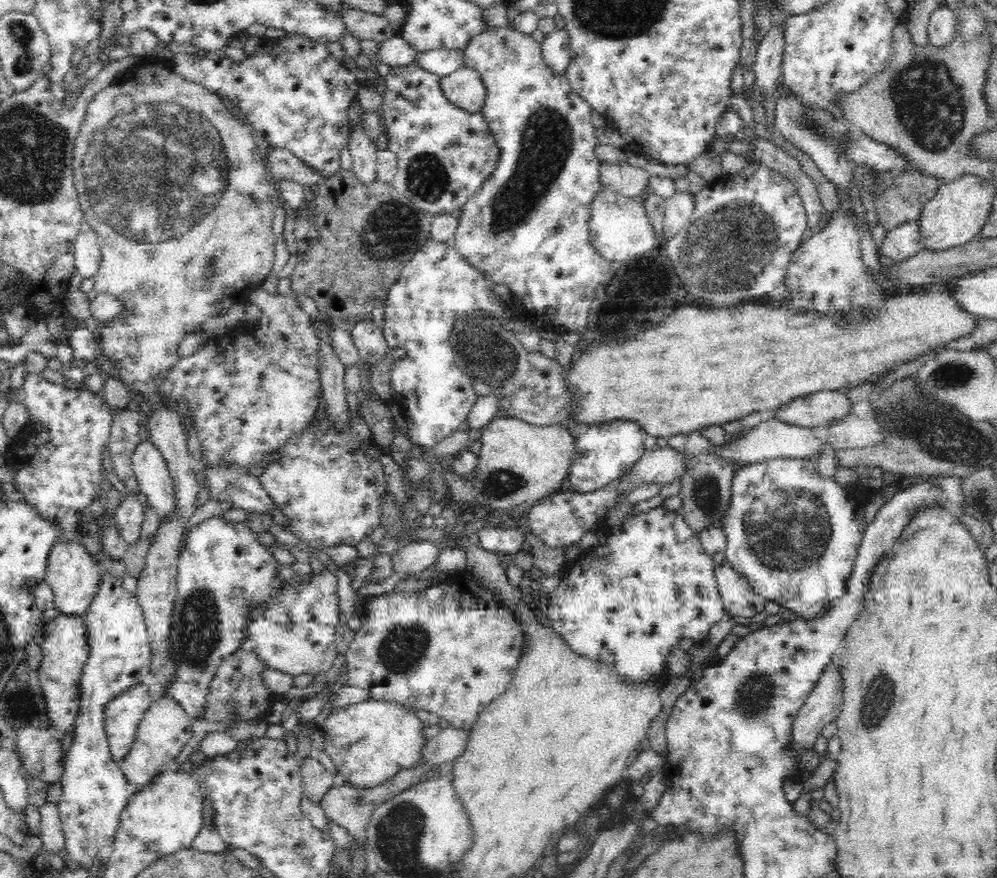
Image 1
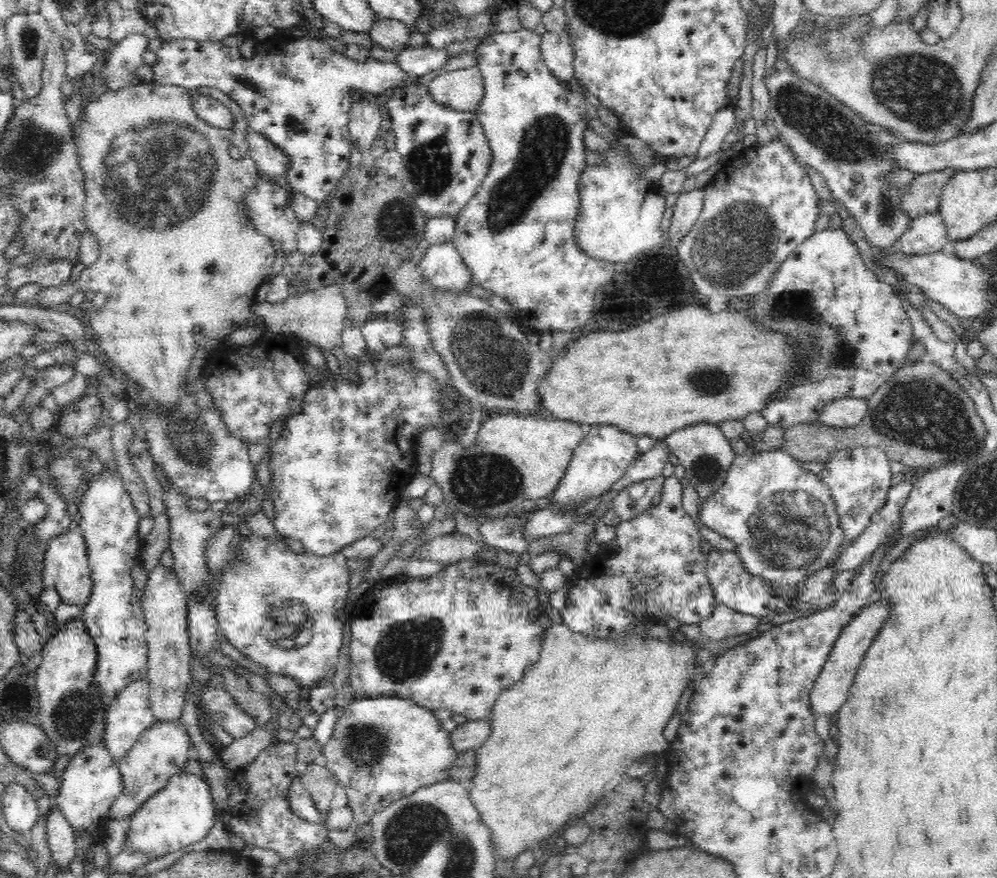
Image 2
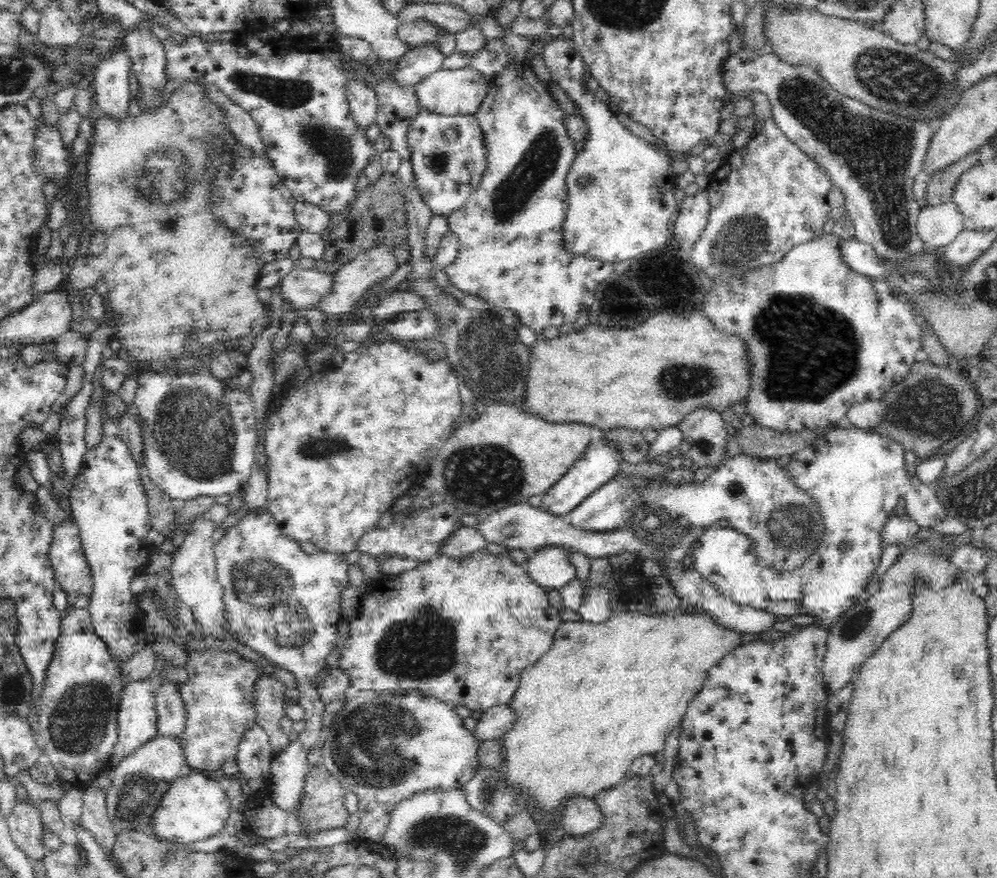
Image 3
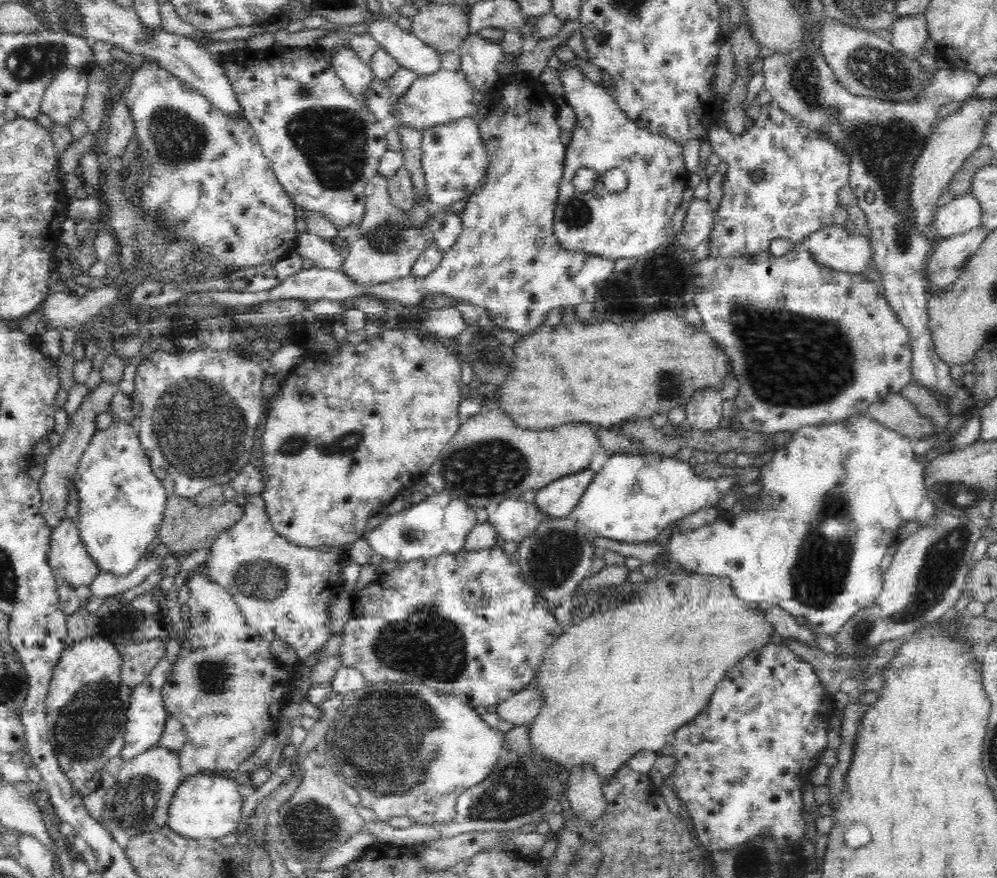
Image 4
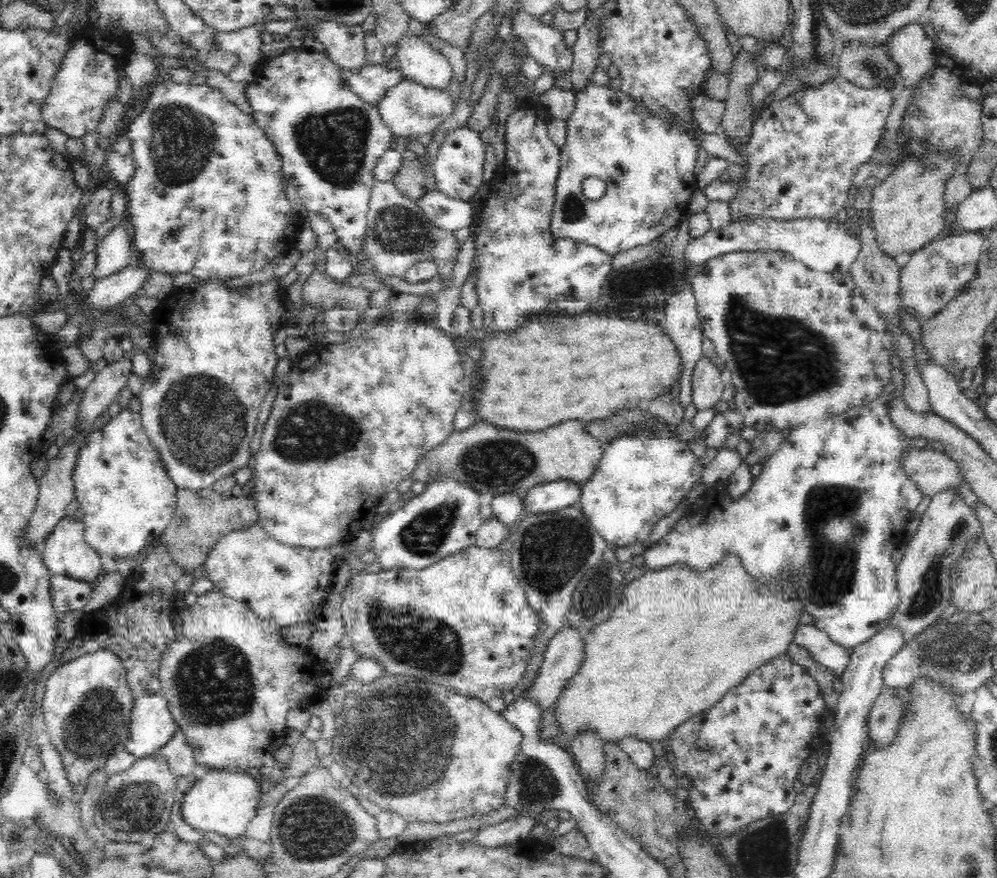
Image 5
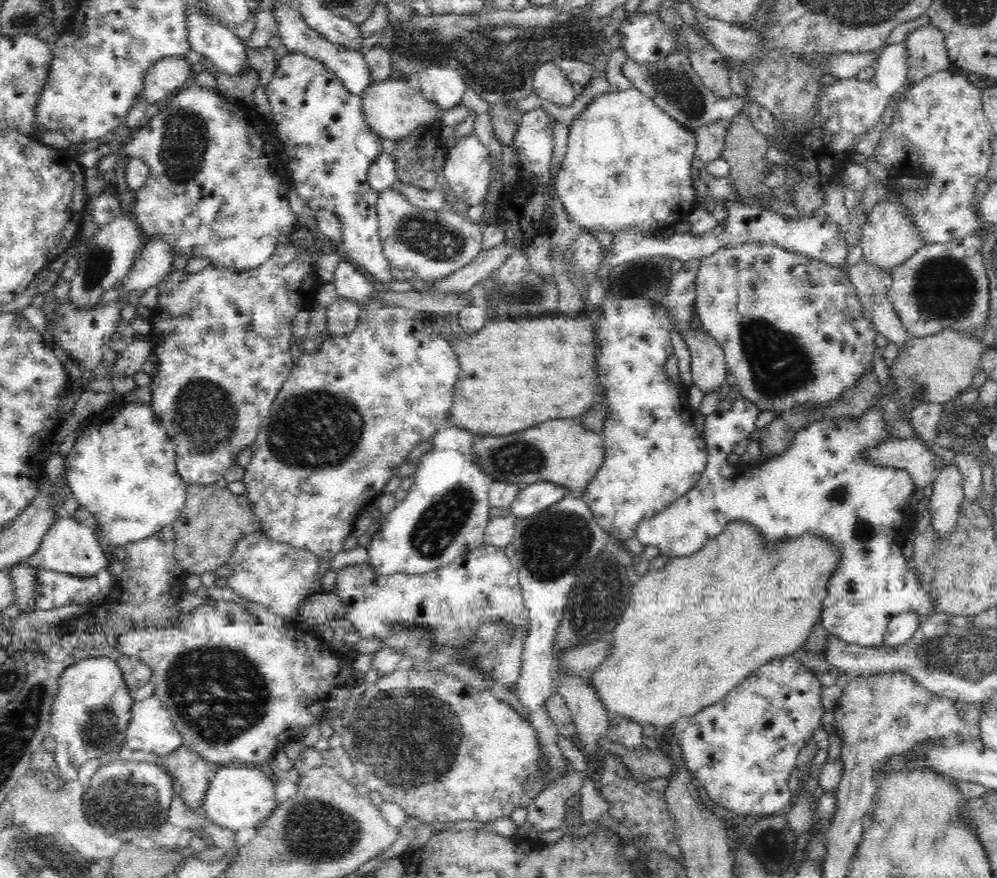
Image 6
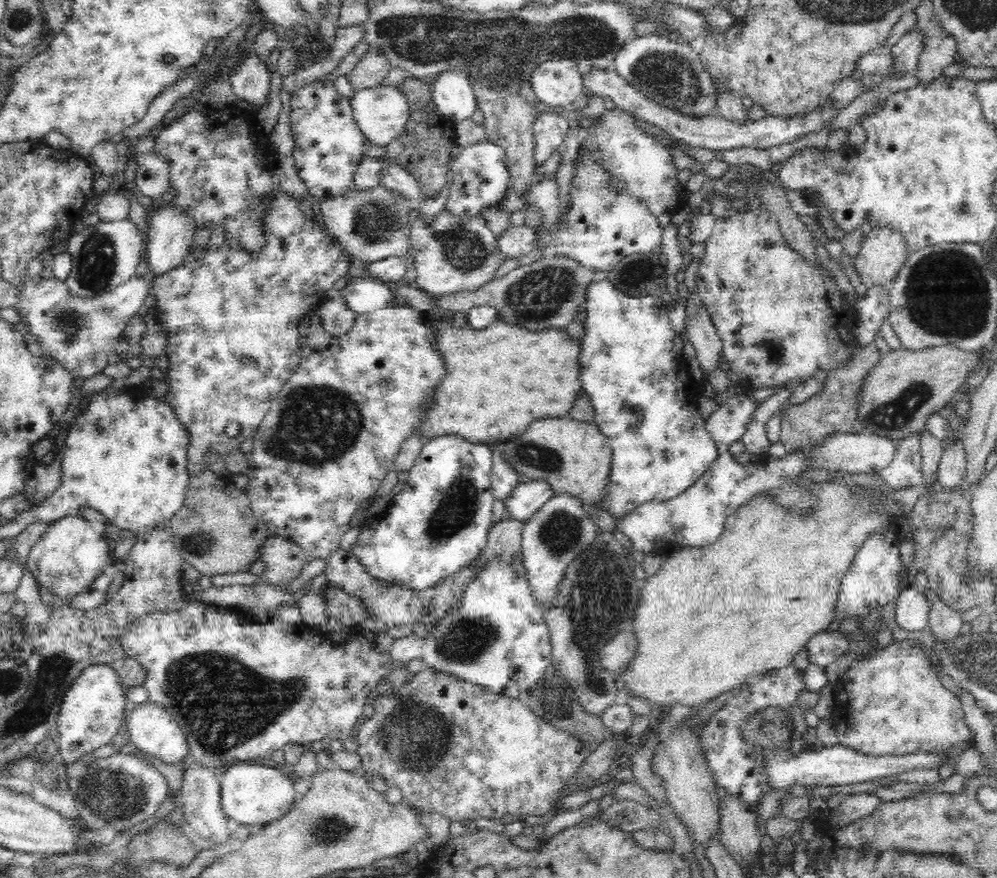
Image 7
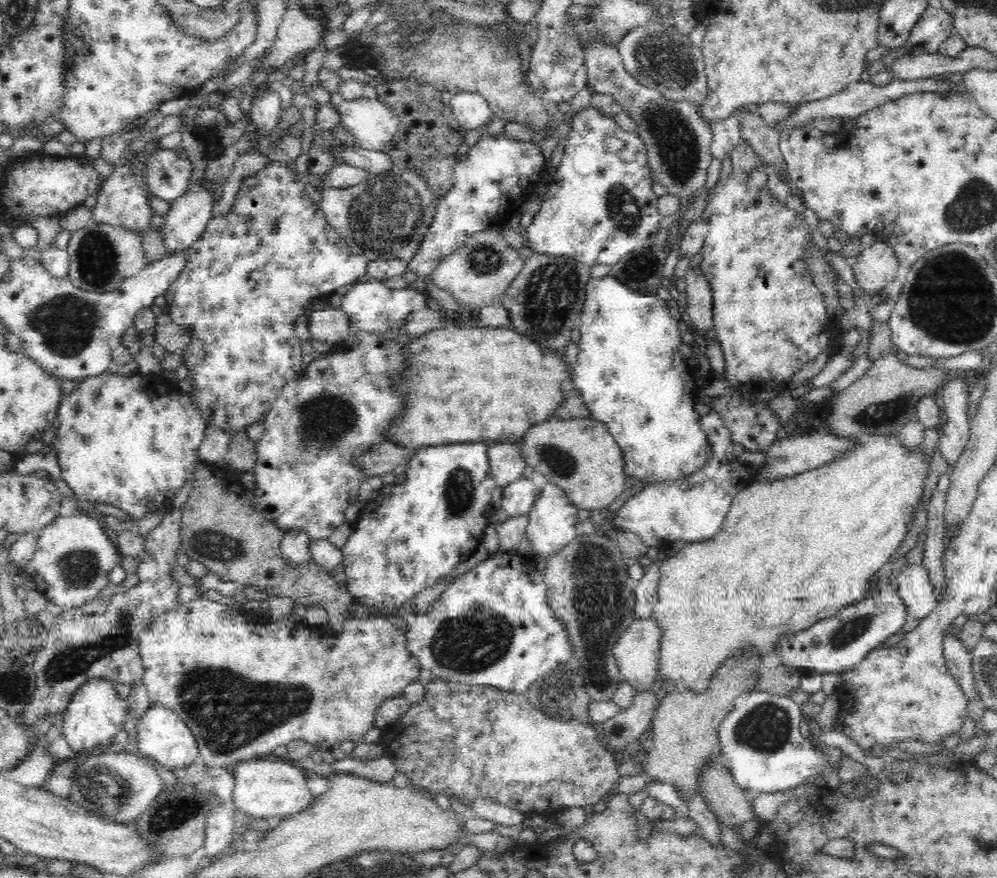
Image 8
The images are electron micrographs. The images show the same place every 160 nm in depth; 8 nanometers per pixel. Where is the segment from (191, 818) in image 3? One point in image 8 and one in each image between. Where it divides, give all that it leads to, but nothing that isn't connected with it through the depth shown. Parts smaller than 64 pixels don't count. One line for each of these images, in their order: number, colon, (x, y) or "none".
4: (205, 808)
5: (222, 801)
6: (242, 797)
7: (252, 795)
8: (264, 789)

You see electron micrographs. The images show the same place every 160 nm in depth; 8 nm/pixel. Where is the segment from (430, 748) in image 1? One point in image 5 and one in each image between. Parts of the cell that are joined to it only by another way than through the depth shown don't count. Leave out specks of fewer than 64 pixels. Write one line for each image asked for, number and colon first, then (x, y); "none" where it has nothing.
2: (470, 735)
3: (495, 722)
4: (521, 708)
5: (566, 654)

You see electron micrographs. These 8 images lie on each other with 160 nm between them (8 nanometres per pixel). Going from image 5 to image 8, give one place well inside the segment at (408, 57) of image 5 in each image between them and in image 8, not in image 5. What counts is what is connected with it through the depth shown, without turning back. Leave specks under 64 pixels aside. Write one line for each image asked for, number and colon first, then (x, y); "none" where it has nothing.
6: (442, 85)
7: (452, 92)
8: (471, 110)

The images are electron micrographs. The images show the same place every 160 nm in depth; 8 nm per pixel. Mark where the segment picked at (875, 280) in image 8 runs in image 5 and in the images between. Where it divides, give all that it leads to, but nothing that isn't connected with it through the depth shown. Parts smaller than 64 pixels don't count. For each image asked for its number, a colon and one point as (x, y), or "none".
5: (906, 212)
6: (888, 239)
7: (883, 254)

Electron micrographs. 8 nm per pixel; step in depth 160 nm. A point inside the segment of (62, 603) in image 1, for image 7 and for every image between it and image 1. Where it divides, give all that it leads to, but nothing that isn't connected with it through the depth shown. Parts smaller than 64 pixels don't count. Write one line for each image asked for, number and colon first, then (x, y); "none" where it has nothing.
2: (65, 561)
3: (70, 565)
4: (71, 564)
5: (66, 550)
6: (68, 546)
7: (69, 556)

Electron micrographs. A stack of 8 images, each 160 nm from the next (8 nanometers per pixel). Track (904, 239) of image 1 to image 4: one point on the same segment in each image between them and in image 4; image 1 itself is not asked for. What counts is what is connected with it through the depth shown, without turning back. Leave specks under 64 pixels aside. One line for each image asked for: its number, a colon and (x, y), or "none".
2: (928, 233)
3: (938, 225)
4: (962, 214)

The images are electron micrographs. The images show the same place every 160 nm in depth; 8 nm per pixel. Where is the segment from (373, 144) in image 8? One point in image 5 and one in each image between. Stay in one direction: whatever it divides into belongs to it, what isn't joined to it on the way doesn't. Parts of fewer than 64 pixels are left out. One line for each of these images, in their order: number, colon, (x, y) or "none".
5: (408, 109)
6: (393, 110)
7: (381, 113)

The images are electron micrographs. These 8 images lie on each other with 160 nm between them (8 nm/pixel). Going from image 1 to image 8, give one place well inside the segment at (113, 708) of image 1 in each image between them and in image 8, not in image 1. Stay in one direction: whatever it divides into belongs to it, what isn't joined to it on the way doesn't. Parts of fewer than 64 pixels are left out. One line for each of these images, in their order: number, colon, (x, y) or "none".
2: (129, 714)
3: (137, 718)
4: (146, 718)
5: (152, 726)
6: (151, 728)
7: (151, 728)
8: (163, 737)

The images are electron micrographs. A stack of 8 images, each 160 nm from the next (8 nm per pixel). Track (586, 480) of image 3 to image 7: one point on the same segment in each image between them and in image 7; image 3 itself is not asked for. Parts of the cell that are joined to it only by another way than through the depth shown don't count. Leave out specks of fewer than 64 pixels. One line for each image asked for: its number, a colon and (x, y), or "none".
4: (557, 499)
5: (546, 497)
6: (538, 496)
7: (525, 499)

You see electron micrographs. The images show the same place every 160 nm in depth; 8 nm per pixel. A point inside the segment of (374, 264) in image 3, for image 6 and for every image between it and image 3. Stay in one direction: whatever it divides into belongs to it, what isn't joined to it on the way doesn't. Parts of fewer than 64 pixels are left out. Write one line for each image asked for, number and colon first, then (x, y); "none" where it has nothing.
4: (386, 248)
5: (399, 235)
6: (434, 243)

